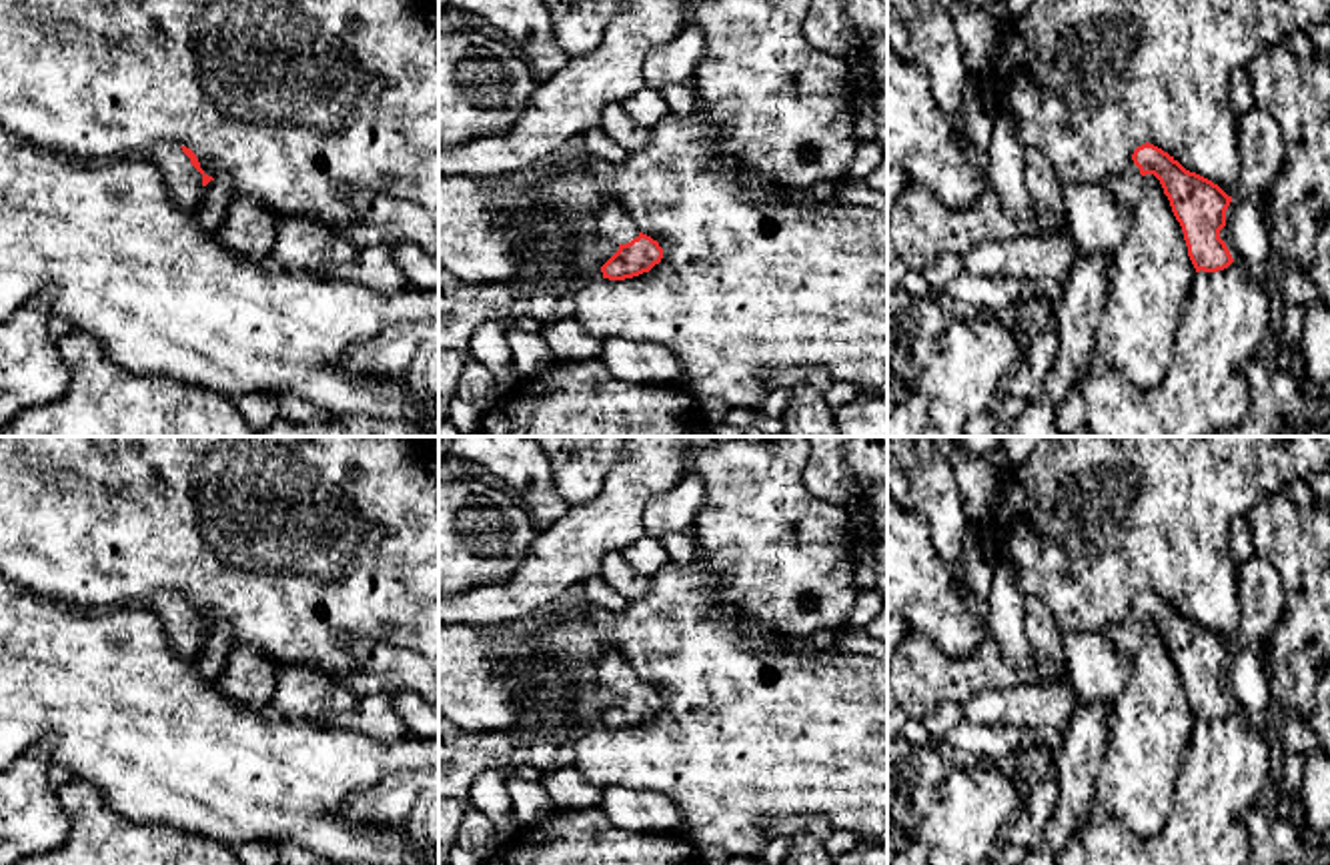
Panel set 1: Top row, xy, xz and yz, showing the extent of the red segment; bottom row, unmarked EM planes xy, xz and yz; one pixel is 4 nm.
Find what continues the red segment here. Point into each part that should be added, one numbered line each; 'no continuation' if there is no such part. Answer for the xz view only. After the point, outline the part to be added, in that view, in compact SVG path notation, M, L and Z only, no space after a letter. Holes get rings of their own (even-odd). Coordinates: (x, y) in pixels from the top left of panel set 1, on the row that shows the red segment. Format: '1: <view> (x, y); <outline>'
1: xz (611, 223); M611 200L599 210L593 226L599 236L615 244L627 244L639 236L637 224L629 218L621 204Z

